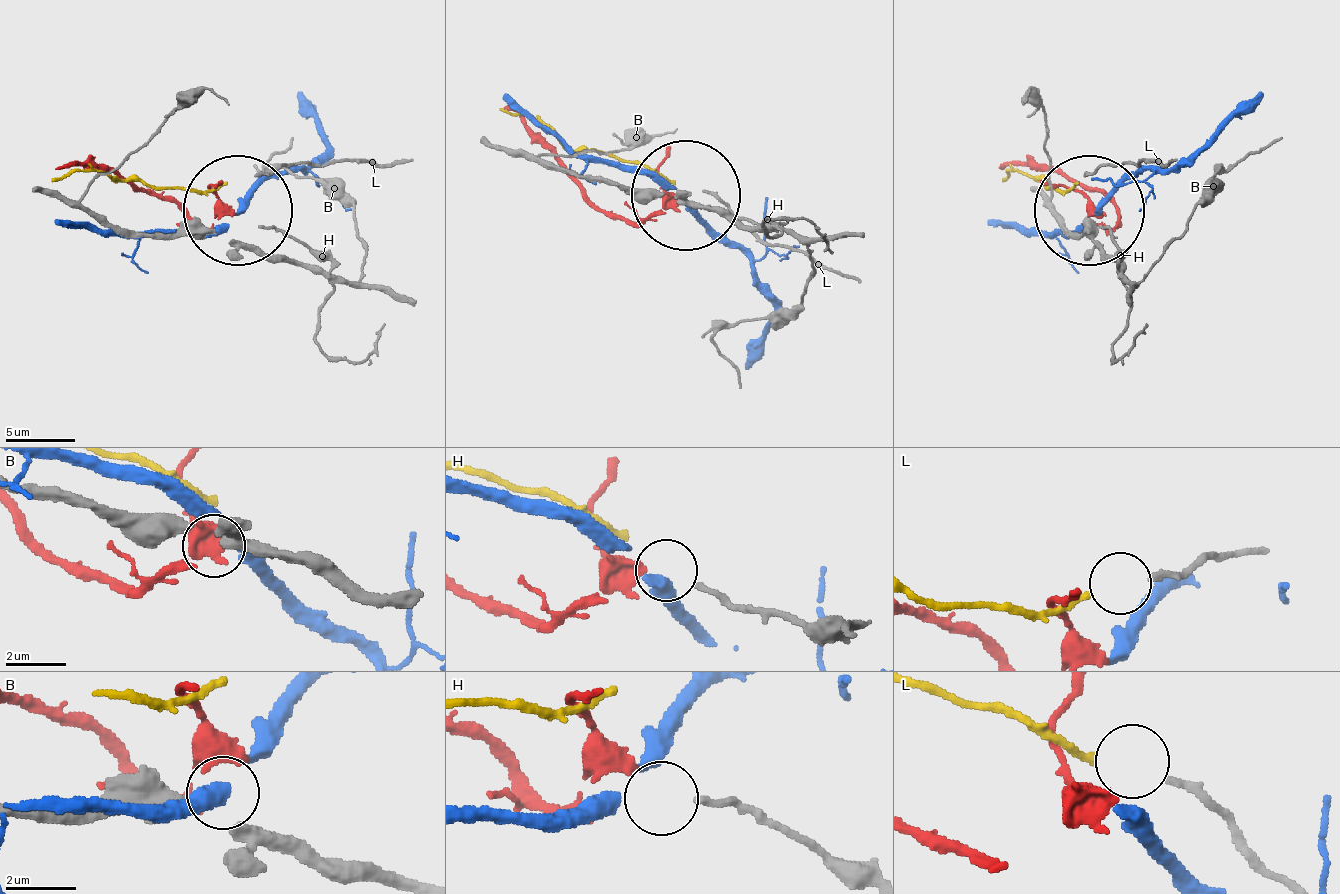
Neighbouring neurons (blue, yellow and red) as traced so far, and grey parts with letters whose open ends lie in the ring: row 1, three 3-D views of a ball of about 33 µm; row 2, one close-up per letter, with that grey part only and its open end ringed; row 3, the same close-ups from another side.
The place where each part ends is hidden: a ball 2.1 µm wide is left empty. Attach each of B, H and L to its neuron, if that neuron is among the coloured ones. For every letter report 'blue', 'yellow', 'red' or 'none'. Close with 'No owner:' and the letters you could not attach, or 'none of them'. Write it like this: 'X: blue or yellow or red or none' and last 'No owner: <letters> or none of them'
B: none
H: blue
L: yellow
No owner: B

